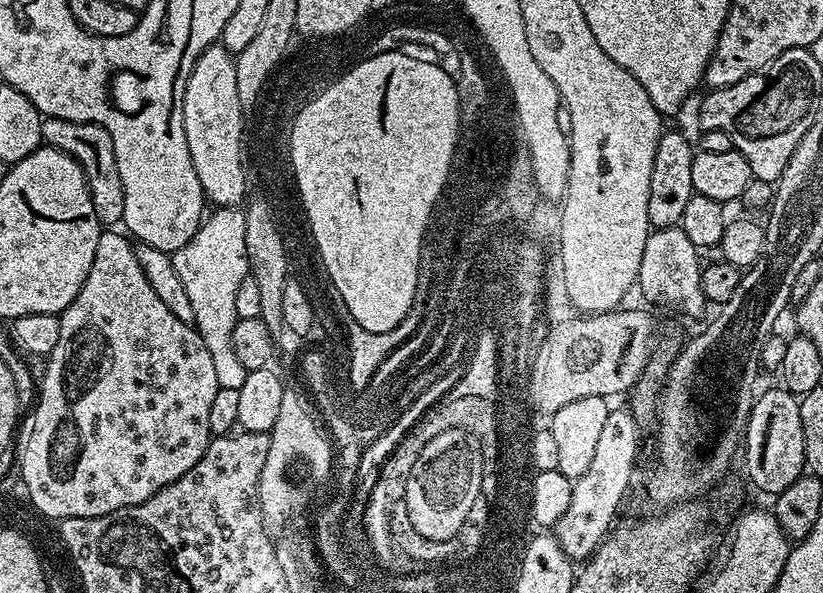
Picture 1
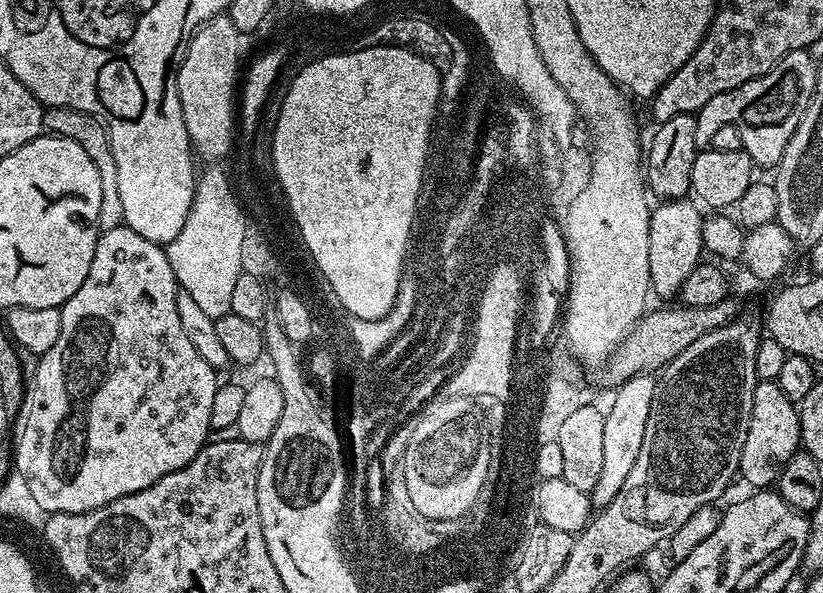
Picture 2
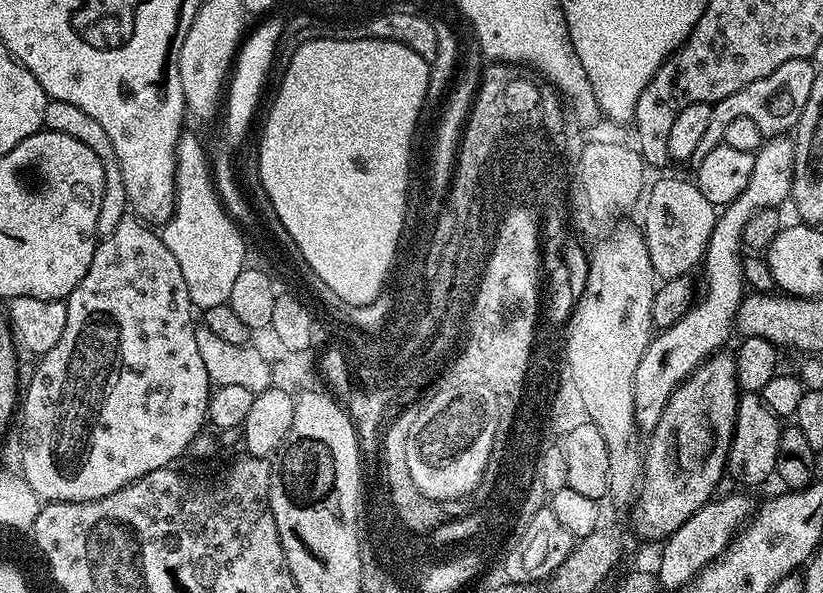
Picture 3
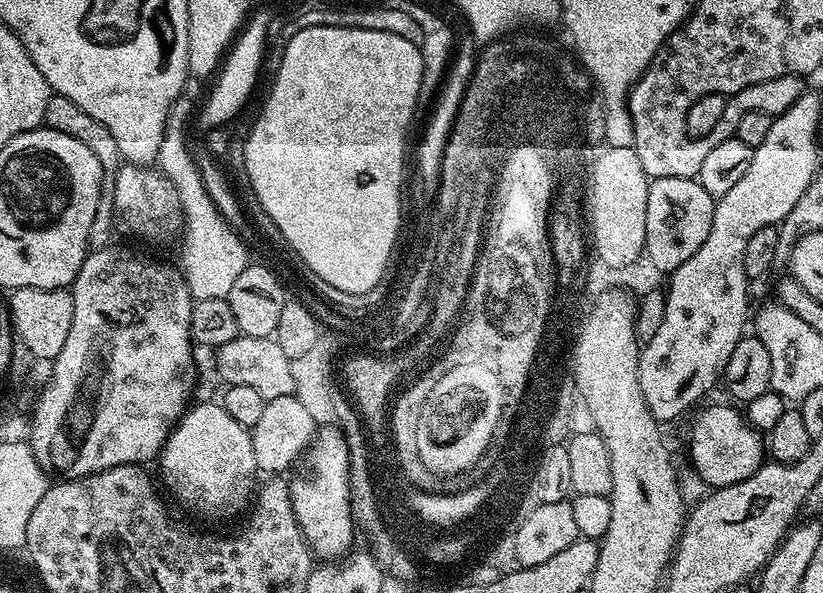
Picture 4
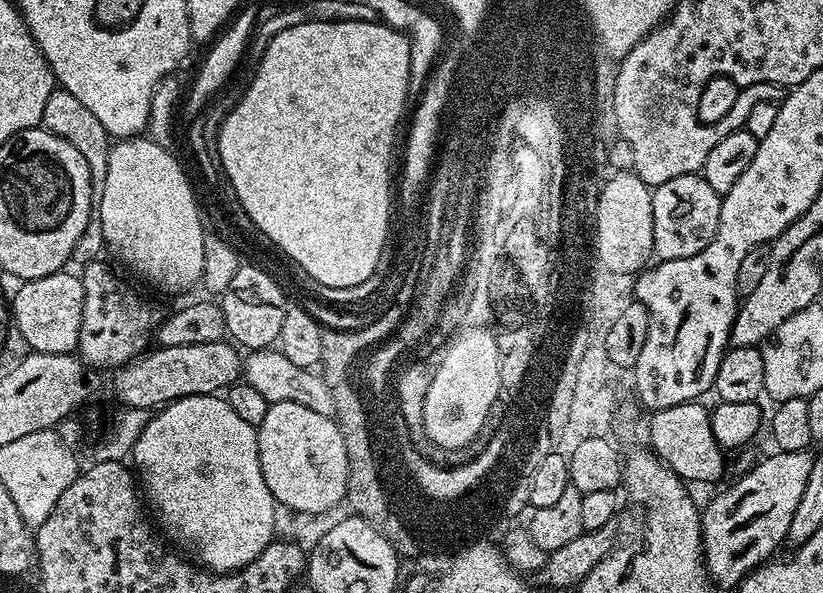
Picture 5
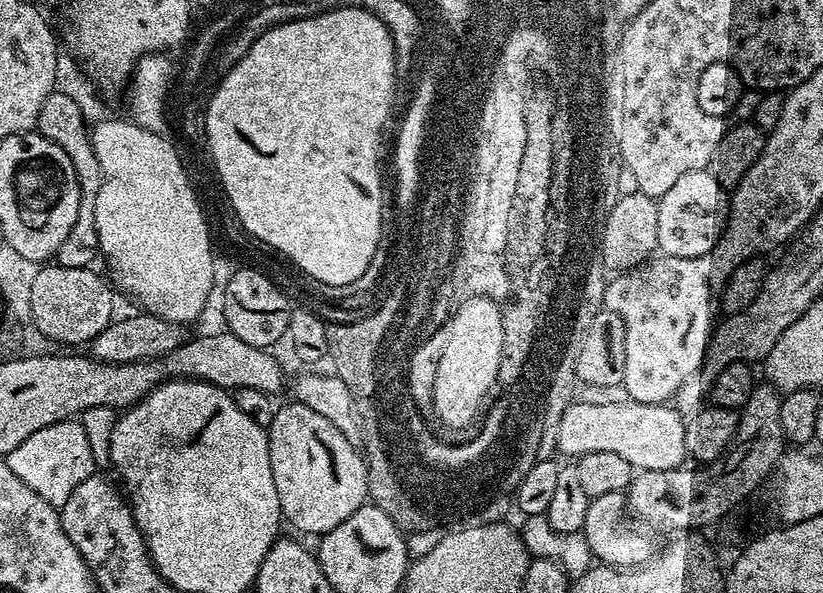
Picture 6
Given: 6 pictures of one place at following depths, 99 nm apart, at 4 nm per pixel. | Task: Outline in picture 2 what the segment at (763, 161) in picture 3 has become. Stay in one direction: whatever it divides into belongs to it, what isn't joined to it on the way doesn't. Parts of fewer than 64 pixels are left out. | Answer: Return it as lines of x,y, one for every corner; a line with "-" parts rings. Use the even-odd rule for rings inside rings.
641,374
626,380
617,388
611,397
612,405
604,412
602,426
602,474
598,474
598,482
590,493
590,504
593,509
604,508
622,490
622,482
626,482
626,474
630,474
634,461
638,458
638,450
642,450
642,434
646,434
646,418
650,414
650,402
654,398
656,380
651,375

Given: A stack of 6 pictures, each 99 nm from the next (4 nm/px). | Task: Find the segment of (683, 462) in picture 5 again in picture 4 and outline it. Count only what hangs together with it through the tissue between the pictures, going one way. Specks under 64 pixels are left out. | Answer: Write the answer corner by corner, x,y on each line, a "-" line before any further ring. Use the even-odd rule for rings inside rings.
728,404
701,407
696,425
688,432
688,456
692,459
692,468
712,490
746,482
750,474
757,472
766,463
765,437
748,423
747,415
741,409
739,412
731,408
736,406

